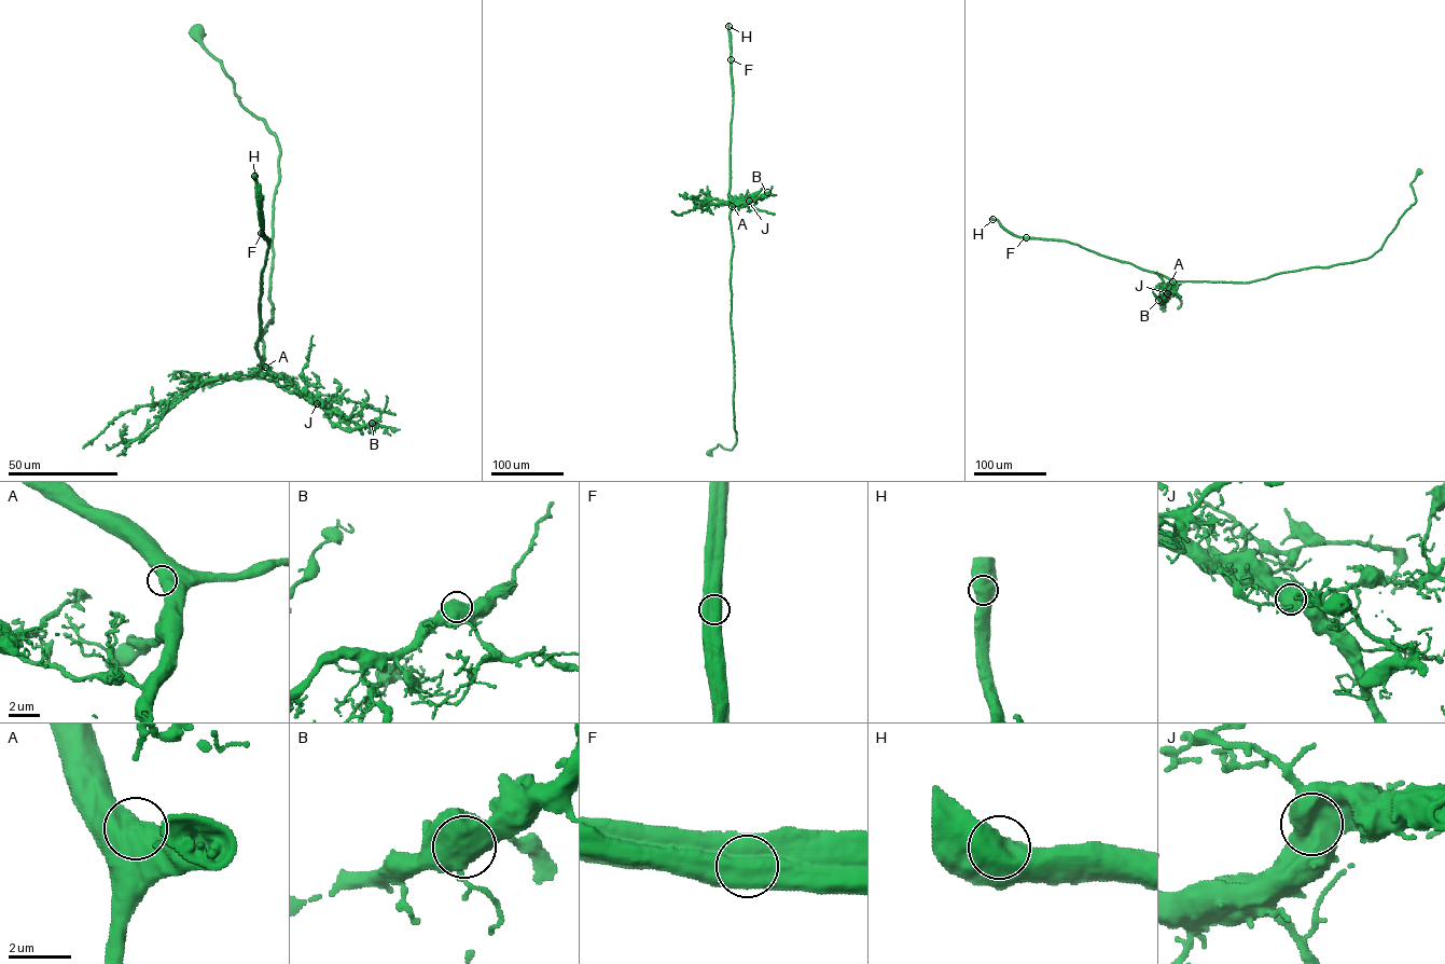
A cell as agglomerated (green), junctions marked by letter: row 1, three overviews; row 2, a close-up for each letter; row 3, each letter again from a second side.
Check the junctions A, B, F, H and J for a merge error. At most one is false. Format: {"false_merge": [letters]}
{"false_merge": ["F"]}

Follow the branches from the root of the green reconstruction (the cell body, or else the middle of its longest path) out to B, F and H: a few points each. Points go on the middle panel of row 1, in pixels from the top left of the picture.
B: (709, 453), (718, 444), (731, 450), (736, 440), (730, 211), (732, 207), (753, 201), (767, 192)
F: (709, 453), (718, 444), (731, 450), (736, 440), (731, 322), (731, 59)
H: (709, 453), (718, 444), (731, 450), (736, 440), (731, 322), (733, 243), (728, 191), (733, 95), (728, 26)

